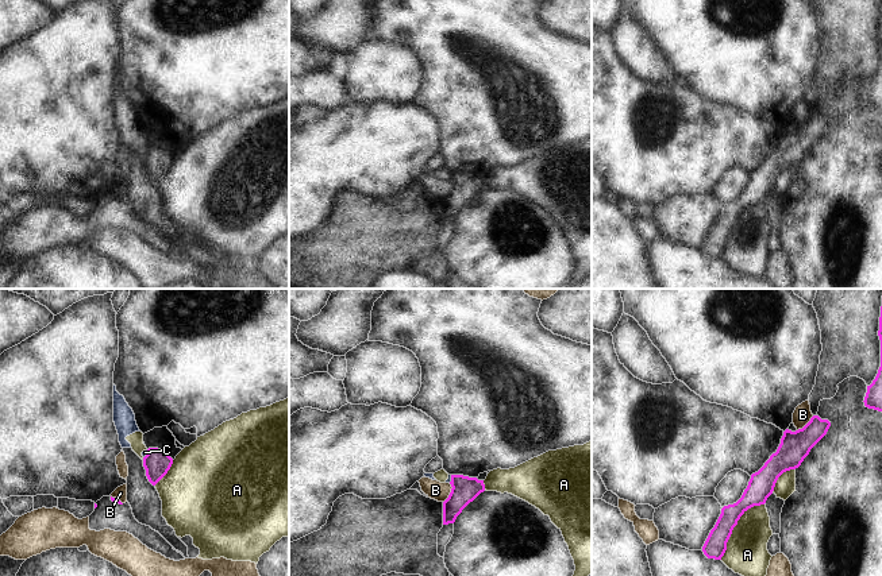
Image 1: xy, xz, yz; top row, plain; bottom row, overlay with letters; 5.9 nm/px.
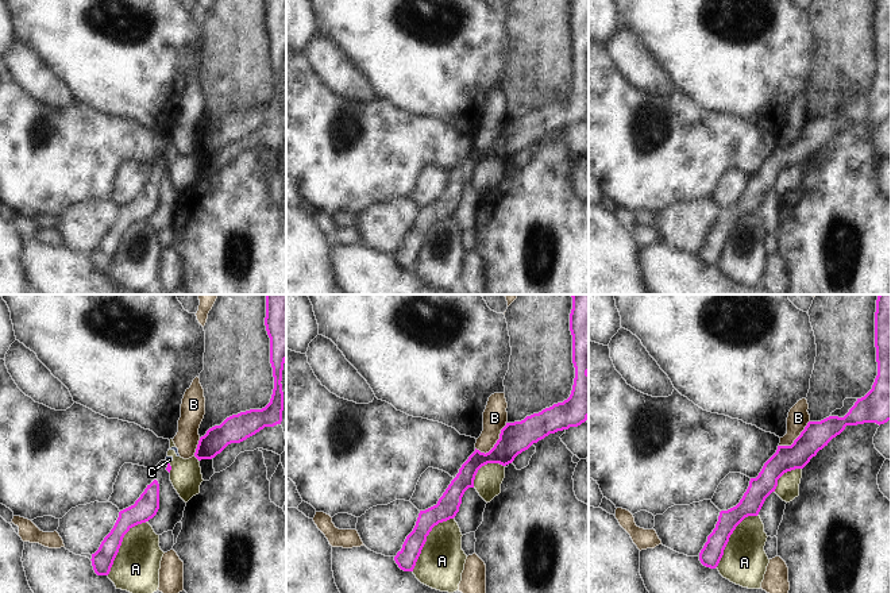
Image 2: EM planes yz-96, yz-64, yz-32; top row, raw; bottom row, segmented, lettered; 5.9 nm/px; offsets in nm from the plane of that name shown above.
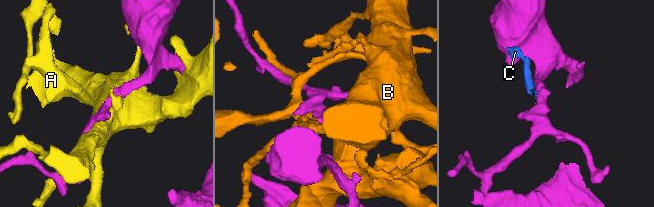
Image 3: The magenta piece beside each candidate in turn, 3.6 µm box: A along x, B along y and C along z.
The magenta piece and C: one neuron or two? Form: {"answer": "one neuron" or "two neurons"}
{"answer": "two neurons"}

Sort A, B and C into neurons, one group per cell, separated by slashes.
A C / B

